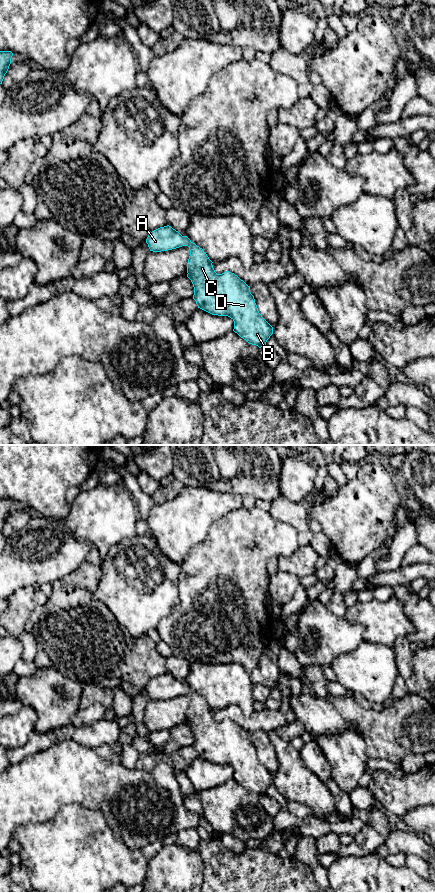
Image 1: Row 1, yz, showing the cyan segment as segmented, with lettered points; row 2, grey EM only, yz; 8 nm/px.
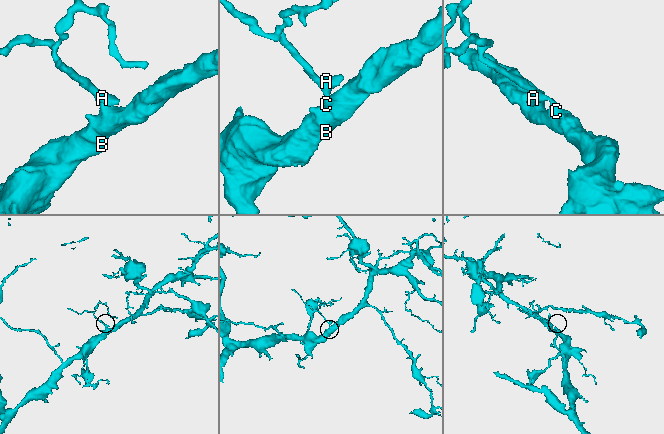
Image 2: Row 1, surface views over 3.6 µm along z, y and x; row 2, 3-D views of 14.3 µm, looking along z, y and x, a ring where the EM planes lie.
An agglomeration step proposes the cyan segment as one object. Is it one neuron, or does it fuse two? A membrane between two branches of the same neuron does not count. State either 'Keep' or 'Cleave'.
Keep

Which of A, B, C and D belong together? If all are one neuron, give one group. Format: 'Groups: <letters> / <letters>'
Groups: A B C D

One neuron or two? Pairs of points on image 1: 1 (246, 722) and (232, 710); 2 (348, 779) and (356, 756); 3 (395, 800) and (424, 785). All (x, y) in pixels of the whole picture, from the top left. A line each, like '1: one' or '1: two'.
1: one
2: one
3: one

